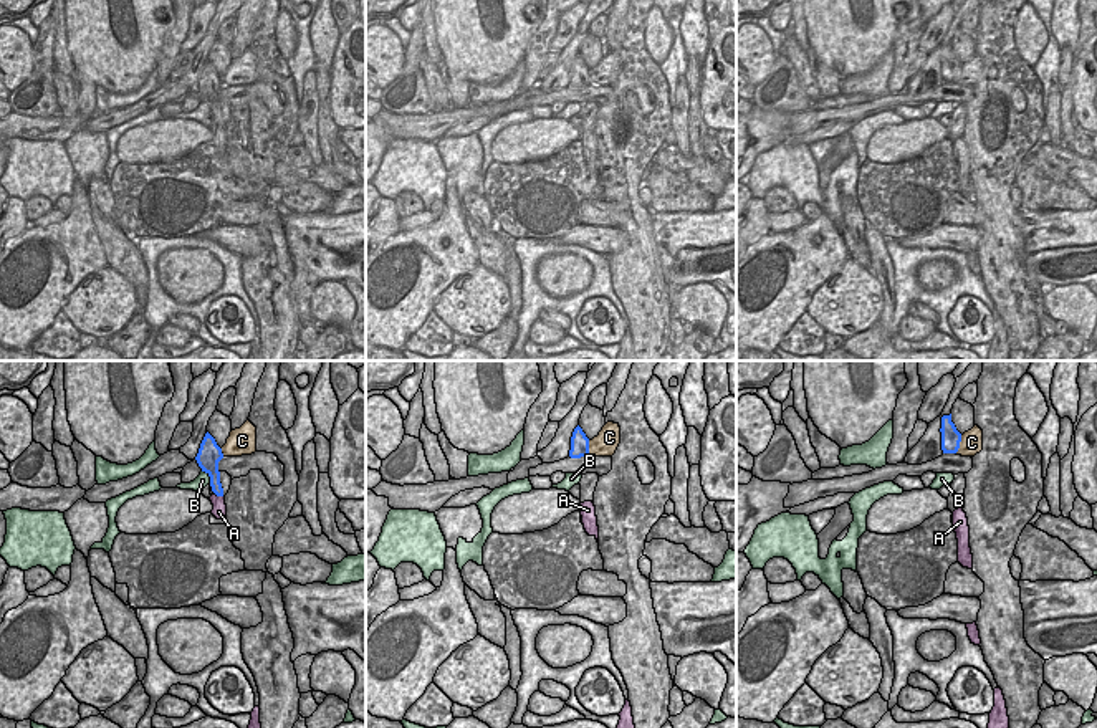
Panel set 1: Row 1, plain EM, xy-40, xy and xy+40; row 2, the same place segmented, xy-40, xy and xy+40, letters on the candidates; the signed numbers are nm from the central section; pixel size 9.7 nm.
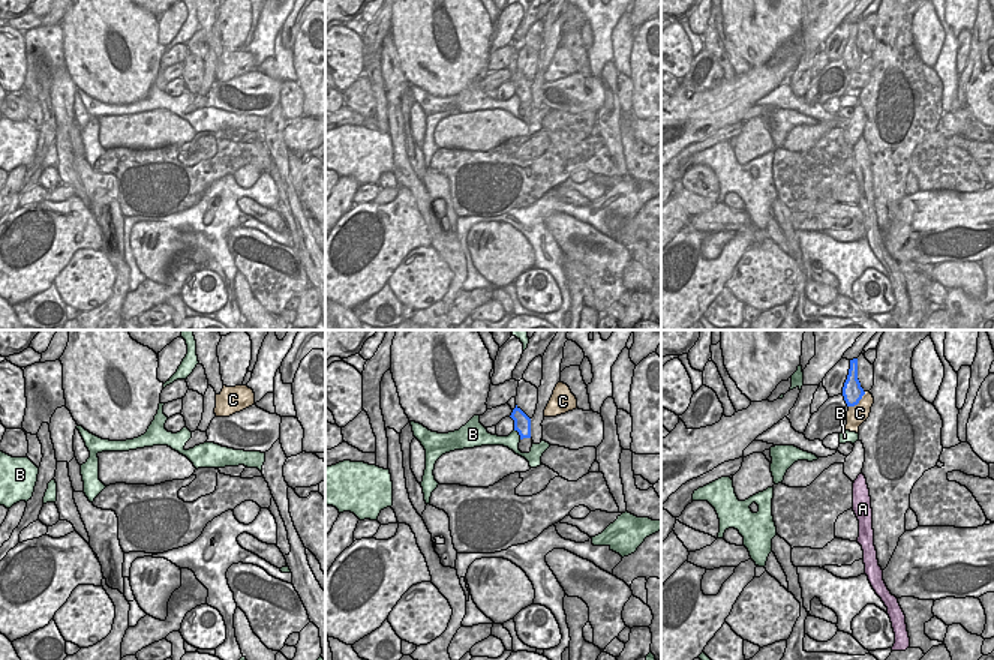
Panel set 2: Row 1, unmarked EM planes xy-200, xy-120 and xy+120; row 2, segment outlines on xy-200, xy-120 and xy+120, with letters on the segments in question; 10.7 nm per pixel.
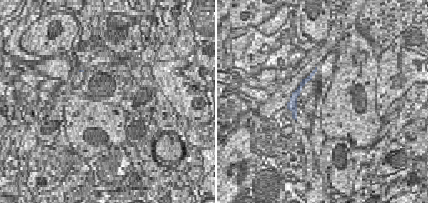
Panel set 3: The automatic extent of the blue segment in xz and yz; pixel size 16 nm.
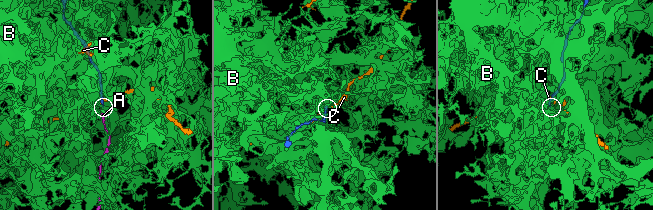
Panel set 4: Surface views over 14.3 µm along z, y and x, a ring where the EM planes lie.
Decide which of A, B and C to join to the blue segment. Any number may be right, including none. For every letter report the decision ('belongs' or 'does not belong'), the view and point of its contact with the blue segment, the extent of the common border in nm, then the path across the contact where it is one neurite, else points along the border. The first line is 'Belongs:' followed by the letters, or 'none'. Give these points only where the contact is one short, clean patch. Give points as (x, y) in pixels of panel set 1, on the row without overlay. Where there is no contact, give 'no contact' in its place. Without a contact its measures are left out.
Belongs: A
A: belongs; contact xy-40 (219, 124); length 90 nm; way xy-40 (212, 100), (219, 124), (219, 141)
B: does not belong; contact xy-40 (209, 105); length 170 nm
C: does not belong; contact xy+40 (958, 73); length 190 nm

